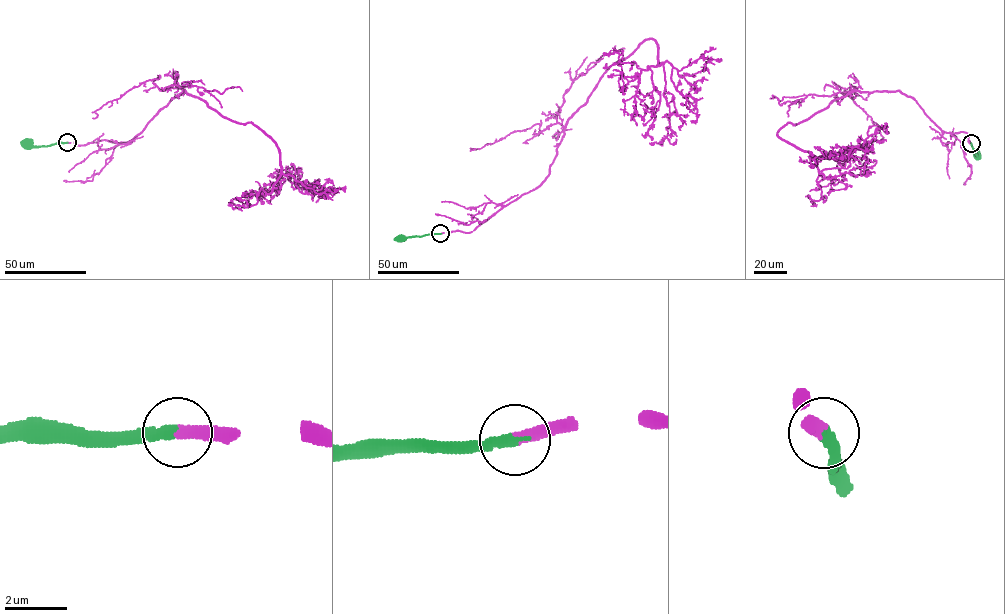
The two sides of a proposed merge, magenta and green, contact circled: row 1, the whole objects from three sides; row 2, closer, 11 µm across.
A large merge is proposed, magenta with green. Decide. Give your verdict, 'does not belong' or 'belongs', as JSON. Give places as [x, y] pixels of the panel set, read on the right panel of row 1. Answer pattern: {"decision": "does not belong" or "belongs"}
{"decision": "belongs"}

